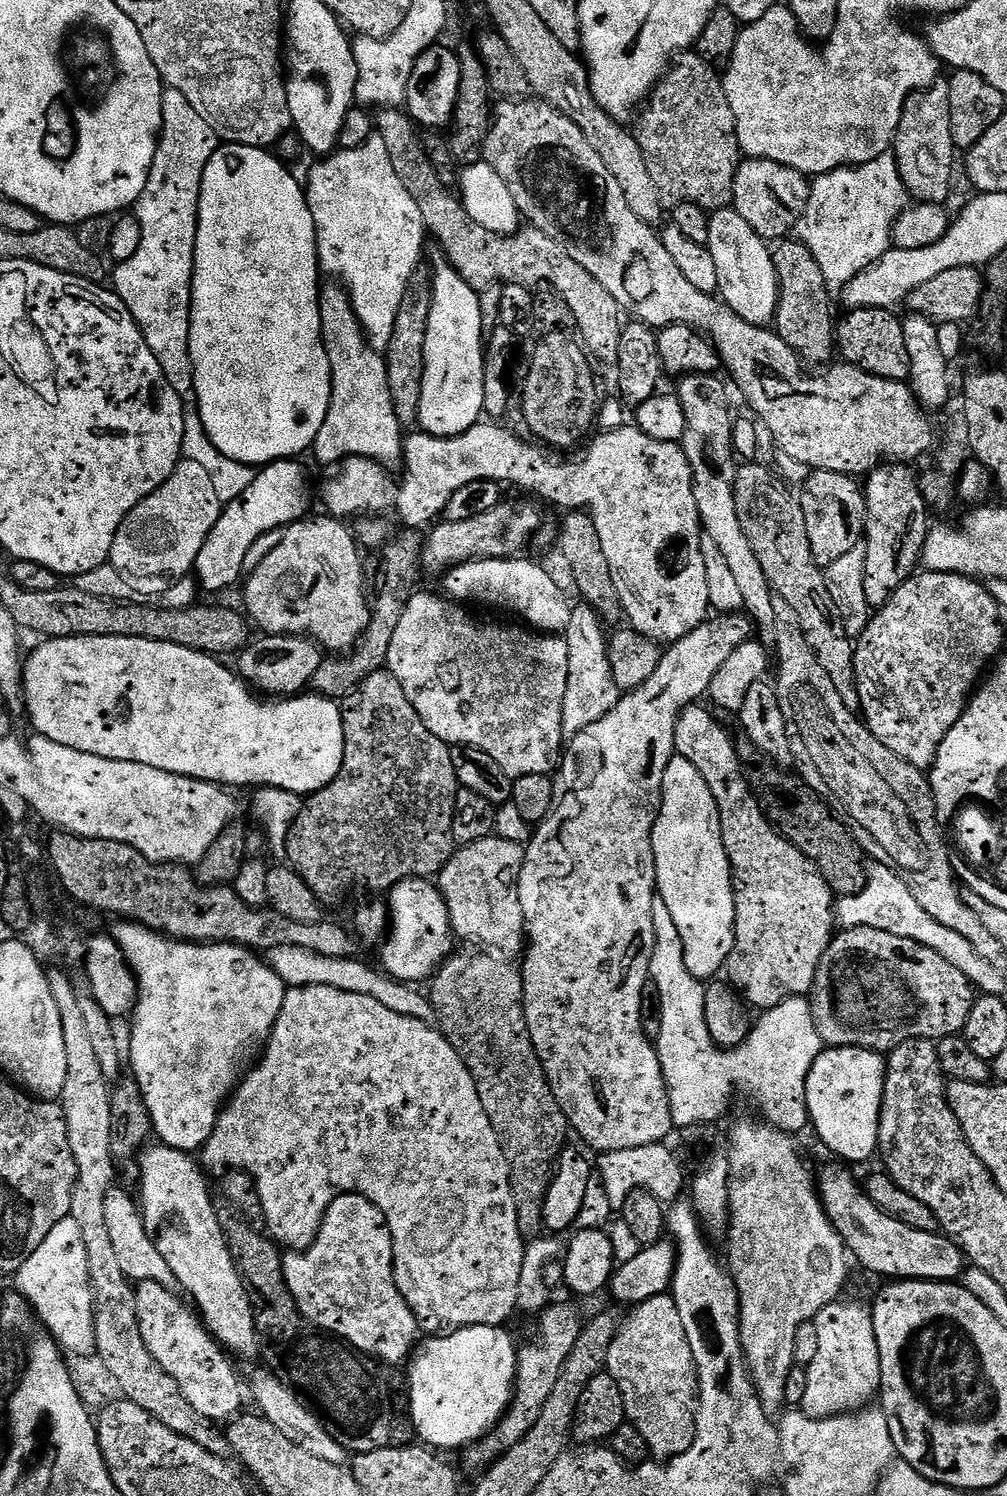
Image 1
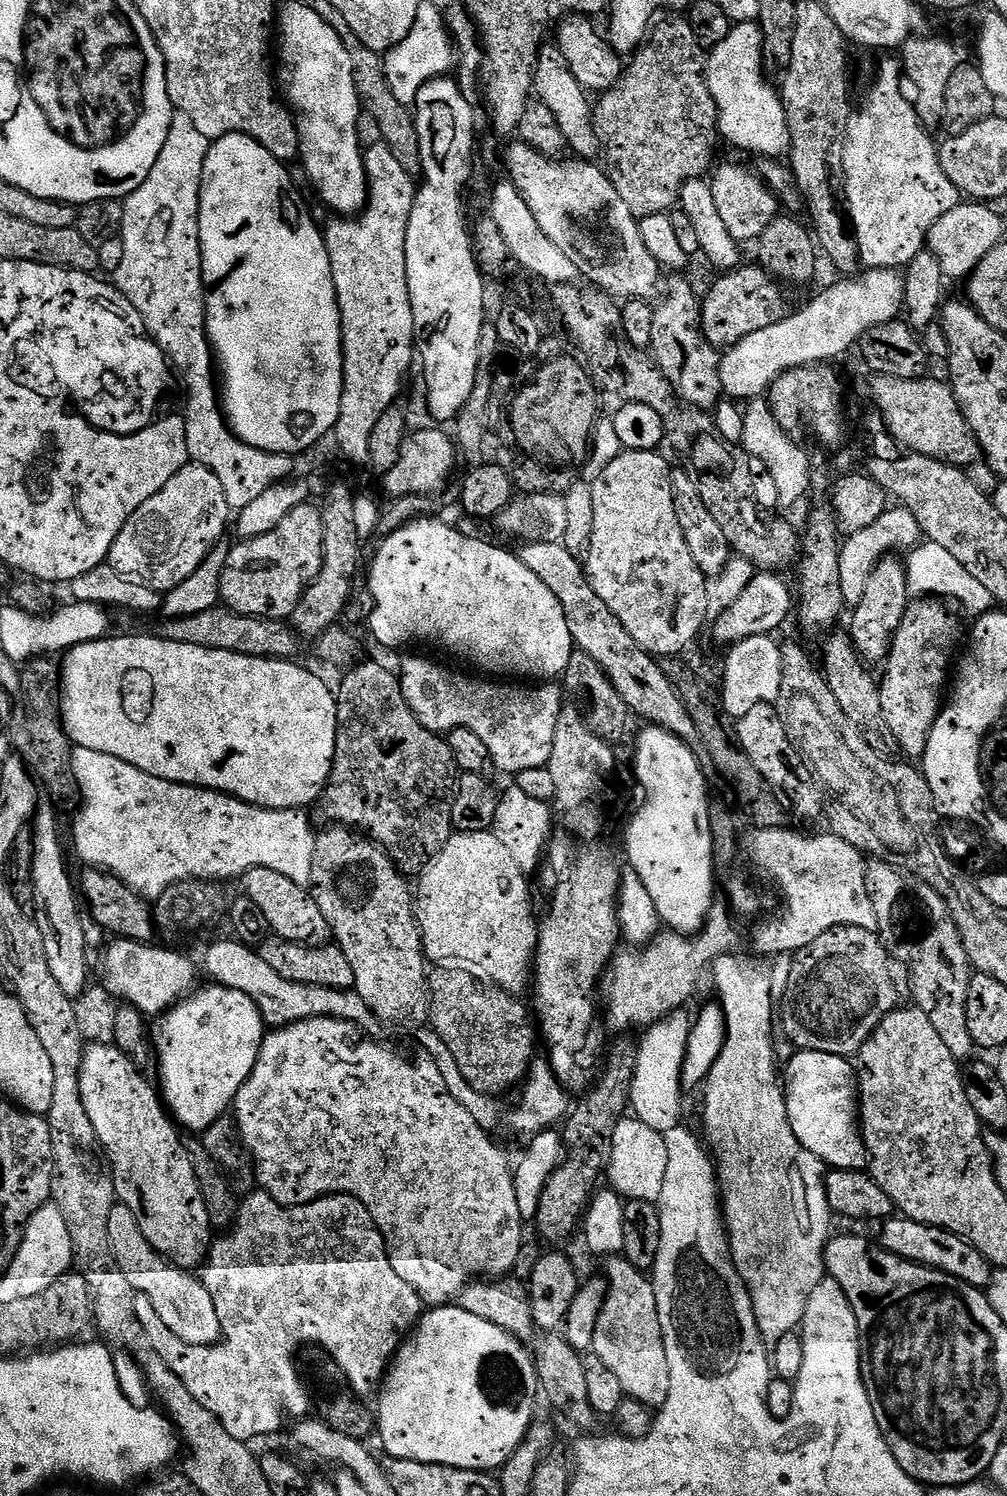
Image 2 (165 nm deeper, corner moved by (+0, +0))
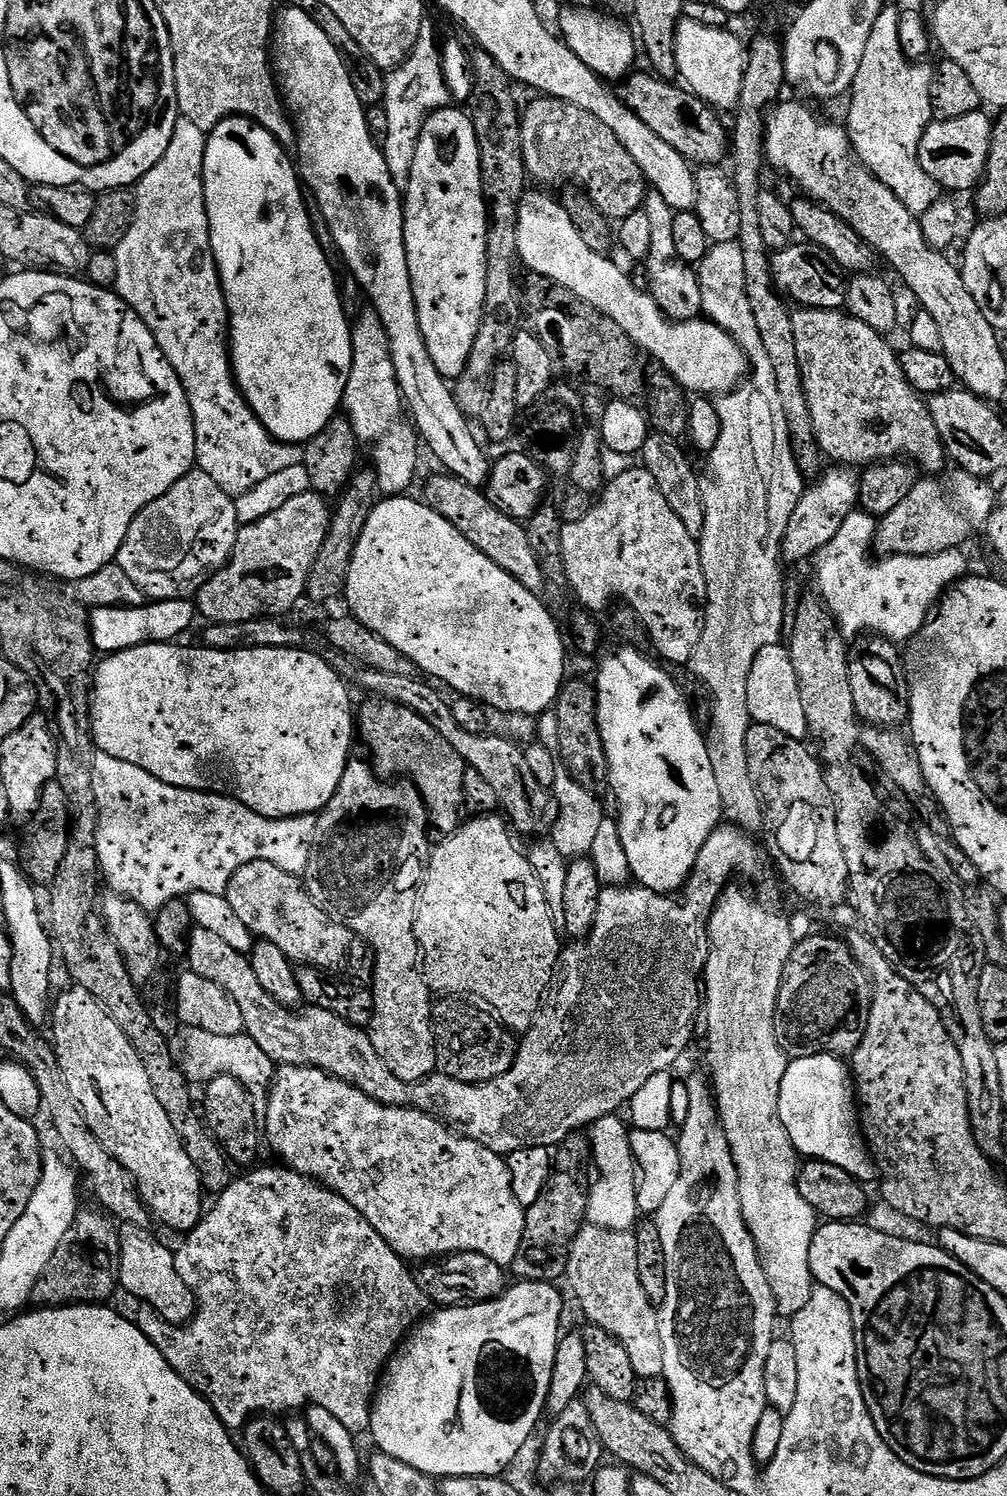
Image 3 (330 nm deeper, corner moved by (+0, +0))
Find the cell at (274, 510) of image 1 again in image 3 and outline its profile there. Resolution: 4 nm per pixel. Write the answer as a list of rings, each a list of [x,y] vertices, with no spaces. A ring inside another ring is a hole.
[[[191,599],[154,600],[133,608],[94,608],[90,612],[92,647],[97,653],[111,654],[143,644],[170,644],[198,620],[198,609]]]

